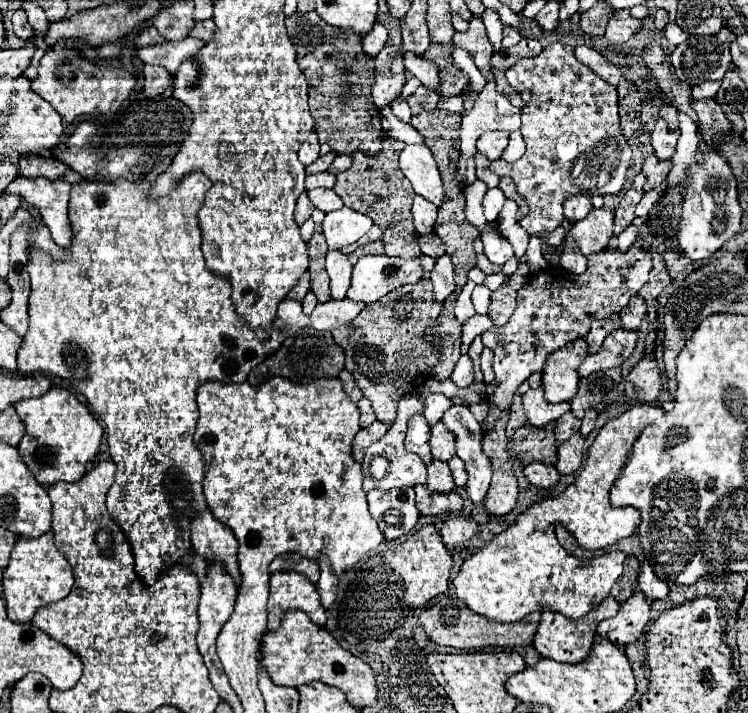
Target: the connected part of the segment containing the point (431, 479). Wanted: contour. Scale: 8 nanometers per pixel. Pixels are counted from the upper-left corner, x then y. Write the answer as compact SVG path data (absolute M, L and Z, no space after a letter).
M432 461L430 463L426 487L434 493L448 493L448 491L454 489L454 481L450 477L448 463L442 463L442 461Z

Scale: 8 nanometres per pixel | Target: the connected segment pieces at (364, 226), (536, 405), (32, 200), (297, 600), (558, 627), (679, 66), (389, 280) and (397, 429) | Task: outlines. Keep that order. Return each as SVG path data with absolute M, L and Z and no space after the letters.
M342 207L326 213L322 227L328 249L342 249L344 245L356 243L364 233L368 233L372 219L350 207Z
M542 387L538 389L528 389L524 393L524 413L526 413L526 423L536 425L536 427L546 427L552 421L558 421L564 413L570 411L570 403L548 403L544 399Z
M18 175L2 193L20 195L30 207L36 207L40 211L42 221L50 229L54 243L62 247L72 245L72 229L68 219L70 185L64 179L26 179Z
M280 571L270 577L270 599L268 599L268 629L278 629L288 609L306 611L313 623L324 626L326 610L320 605L320 595L304 575L296 571Z
M608 597L606 601L602 601L596 609L592 609L582 619L568 619L568 617L562 617L558 613L544 611L542 617L540 617L540 625L538 625L536 637L534 637L534 647L536 647L536 651L542 657L548 657L552 661L560 661L560 663L580 663L580 661L584 661L588 657L588 653L592 649L594 633L596 633L598 623L602 619L606 619L606 617L614 617L618 613L618 609L620 609L620 603L614 597Z
M718 35L688 37L672 51L670 63L676 77L688 85L700 85L706 79L722 79L732 67L730 43L722 41Z
M366 255L360 257L352 269L352 281L346 297L350 301L372 303L392 289L420 281L422 273L420 259L402 261L388 255Z
M410 393L406 397L402 397L402 401L398 403L398 415L392 423L392 427L388 429L388 433L372 443L364 455L362 461L362 471L364 471L364 491L372 491L372 489L392 489L392 487L414 487L418 483L426 481L426 465L422 463L422 459L410 451L404 449L404 437L406 437L406 425L408 419L414 415L422 413L422 401L418 399L418 395Z

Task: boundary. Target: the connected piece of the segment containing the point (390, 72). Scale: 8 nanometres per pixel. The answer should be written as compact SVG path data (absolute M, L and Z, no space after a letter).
M386 45L376 57L376 83L372 87L372 99L376 107L390 105L404 89L406 83L406 69L402 65L402 53Z

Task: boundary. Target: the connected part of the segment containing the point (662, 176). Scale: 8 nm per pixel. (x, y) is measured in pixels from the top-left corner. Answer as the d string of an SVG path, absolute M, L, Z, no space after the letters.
M650 155L642 165L642 173L646 175L644 191L650 191L654 187L664 185L670 169L672 169L672 161L658 161L656 155Z

